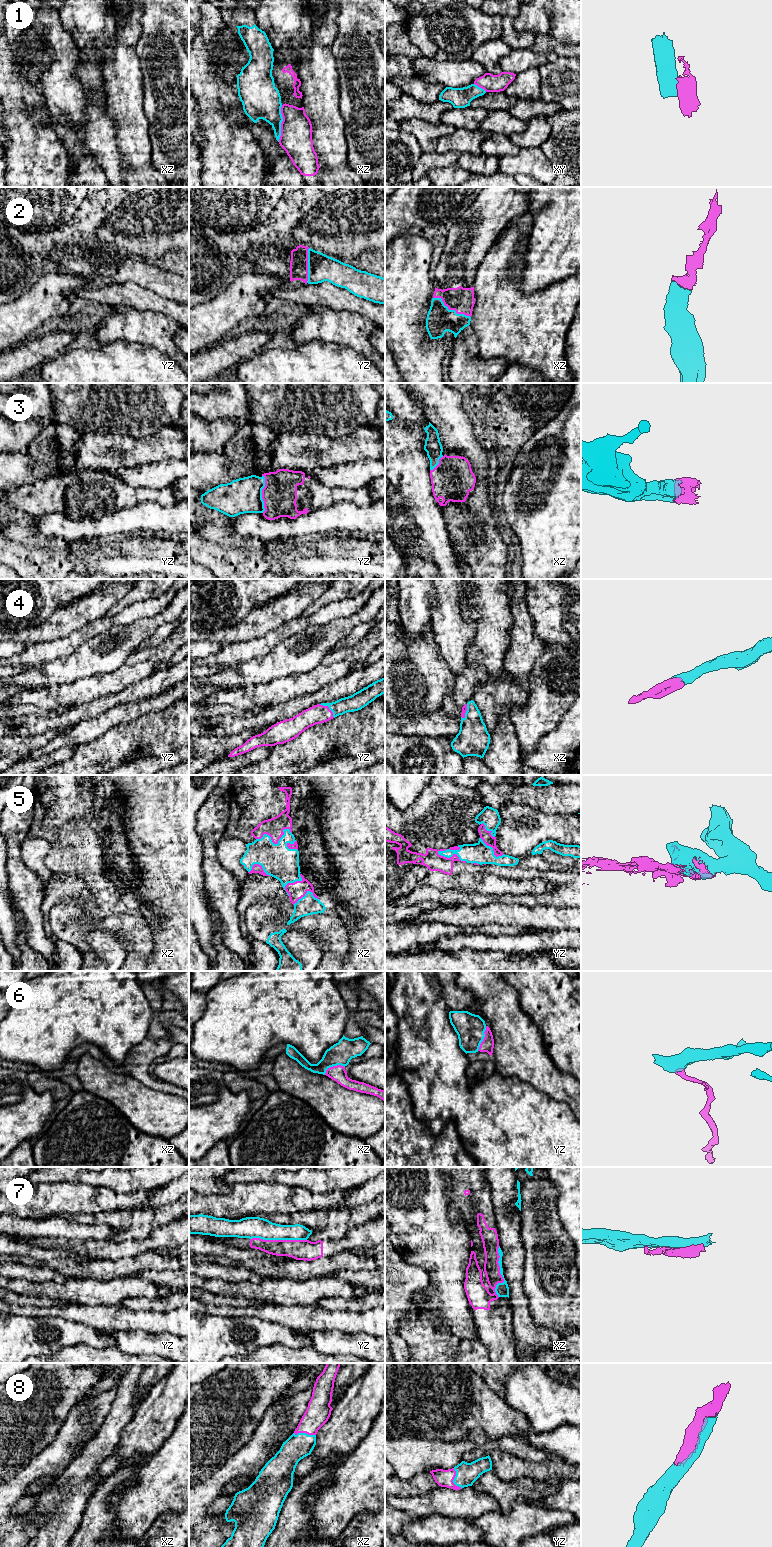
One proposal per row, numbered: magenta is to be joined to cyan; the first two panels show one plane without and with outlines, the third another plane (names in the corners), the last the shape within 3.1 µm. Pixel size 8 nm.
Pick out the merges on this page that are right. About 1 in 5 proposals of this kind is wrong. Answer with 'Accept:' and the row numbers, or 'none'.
Accept: 2, 3, 4, 6, 8

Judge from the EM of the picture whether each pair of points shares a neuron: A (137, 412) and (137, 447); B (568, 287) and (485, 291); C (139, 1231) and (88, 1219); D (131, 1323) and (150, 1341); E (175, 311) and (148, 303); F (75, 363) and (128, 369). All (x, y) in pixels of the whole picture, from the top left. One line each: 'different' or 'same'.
A: different
B: same
C: same
D: different
E: same
F: same

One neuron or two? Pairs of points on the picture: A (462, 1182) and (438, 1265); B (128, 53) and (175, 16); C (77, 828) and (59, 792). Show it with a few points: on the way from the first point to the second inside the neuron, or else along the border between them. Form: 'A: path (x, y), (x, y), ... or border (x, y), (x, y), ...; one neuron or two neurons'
A: border (449, 1195), (449, 1215), (467, 1225); two neurons
B: border (141, 24), (141, 35), (136, 46), (140, 70); two neurons
C: path (76, 819), (63, 805), (63, 801); one neuron

